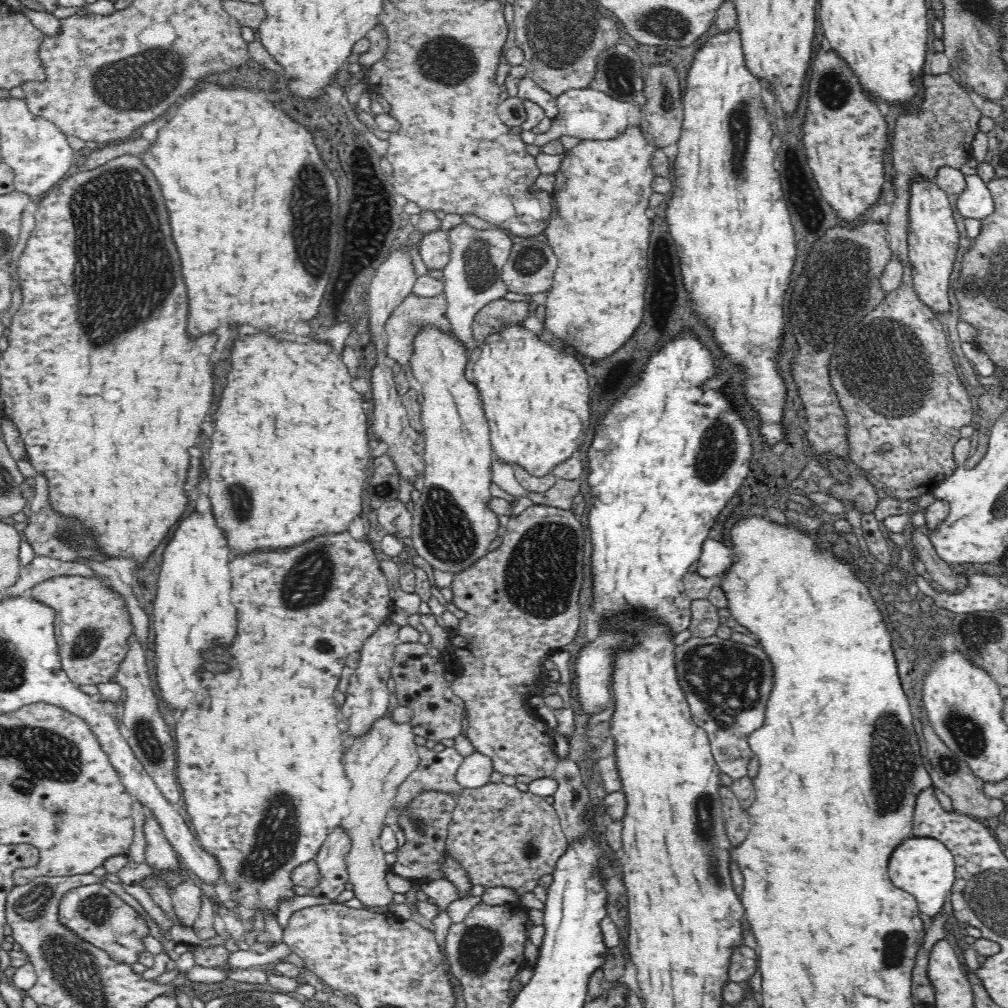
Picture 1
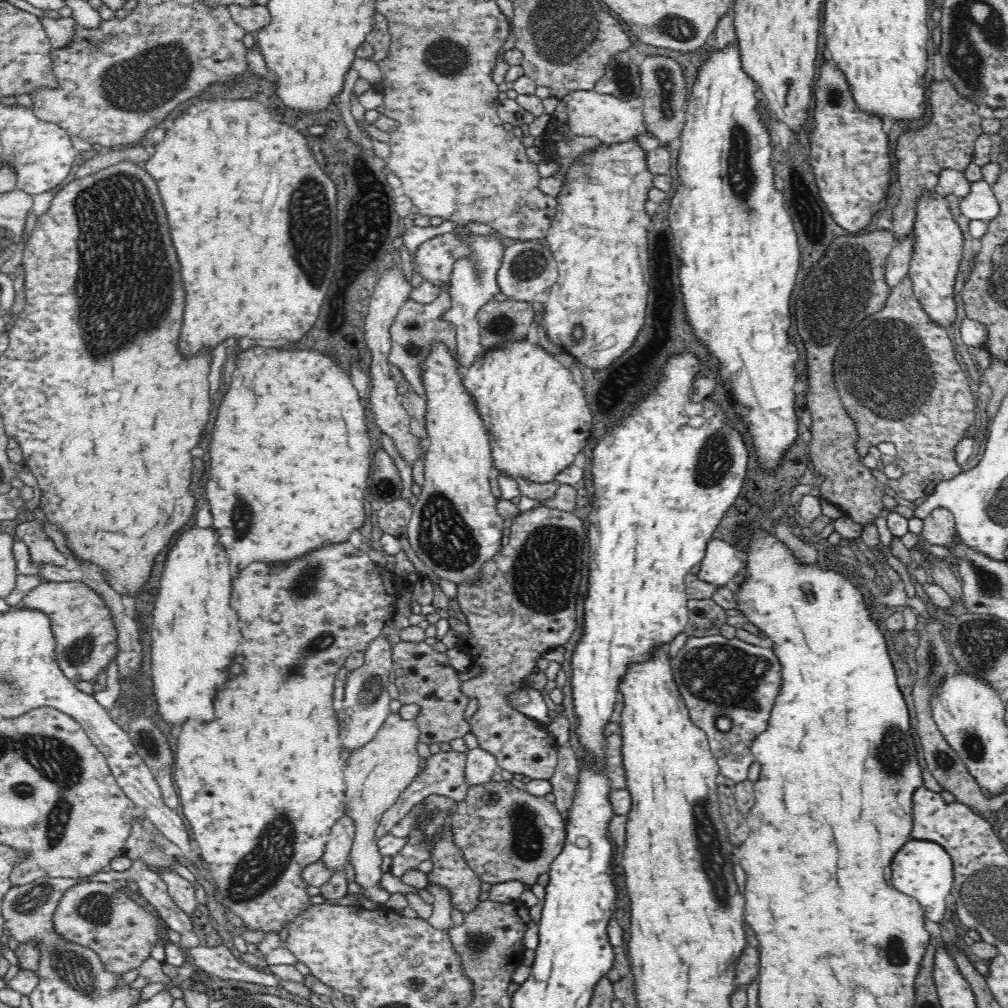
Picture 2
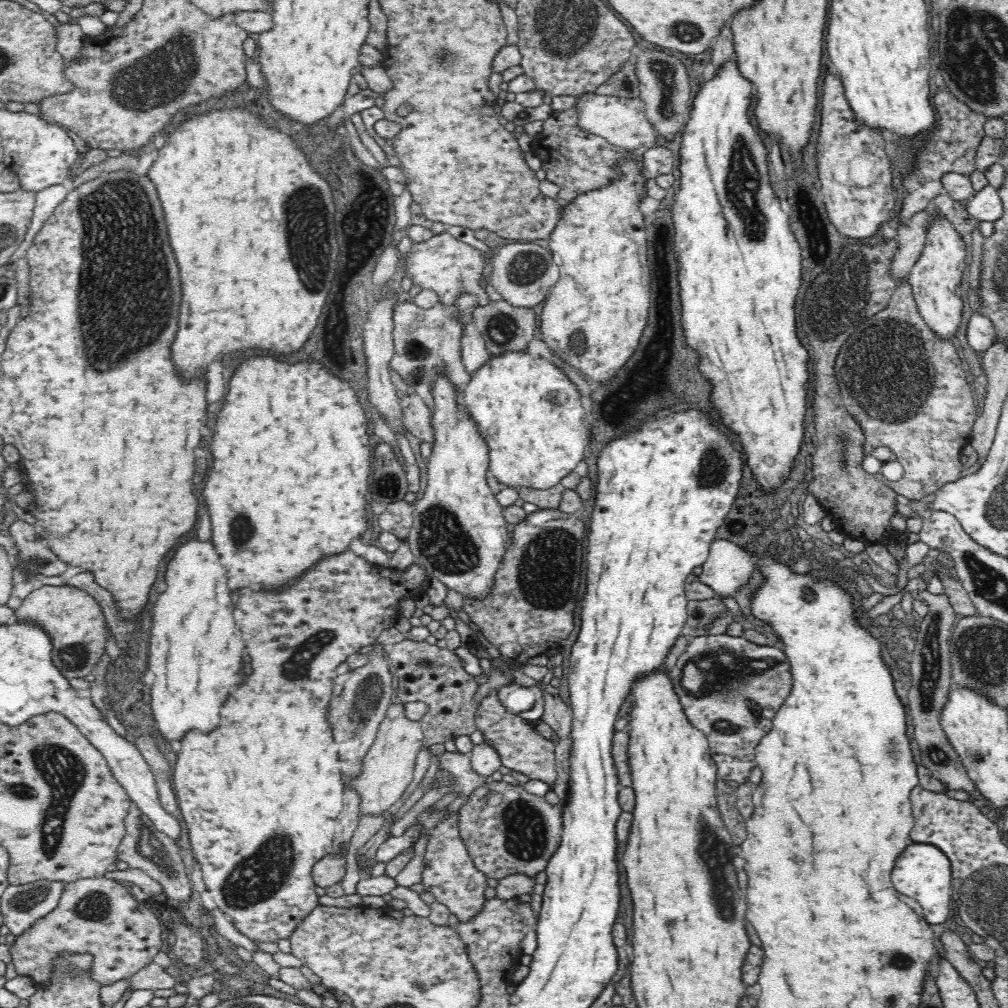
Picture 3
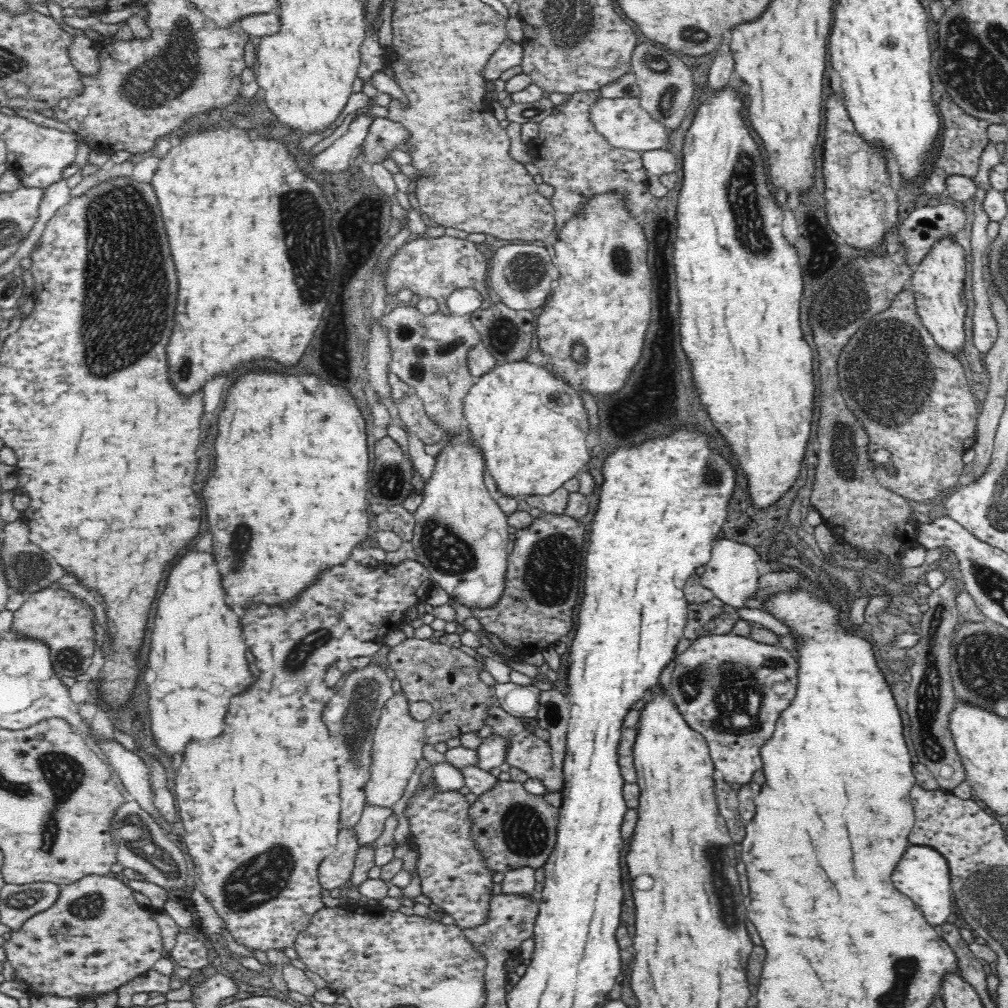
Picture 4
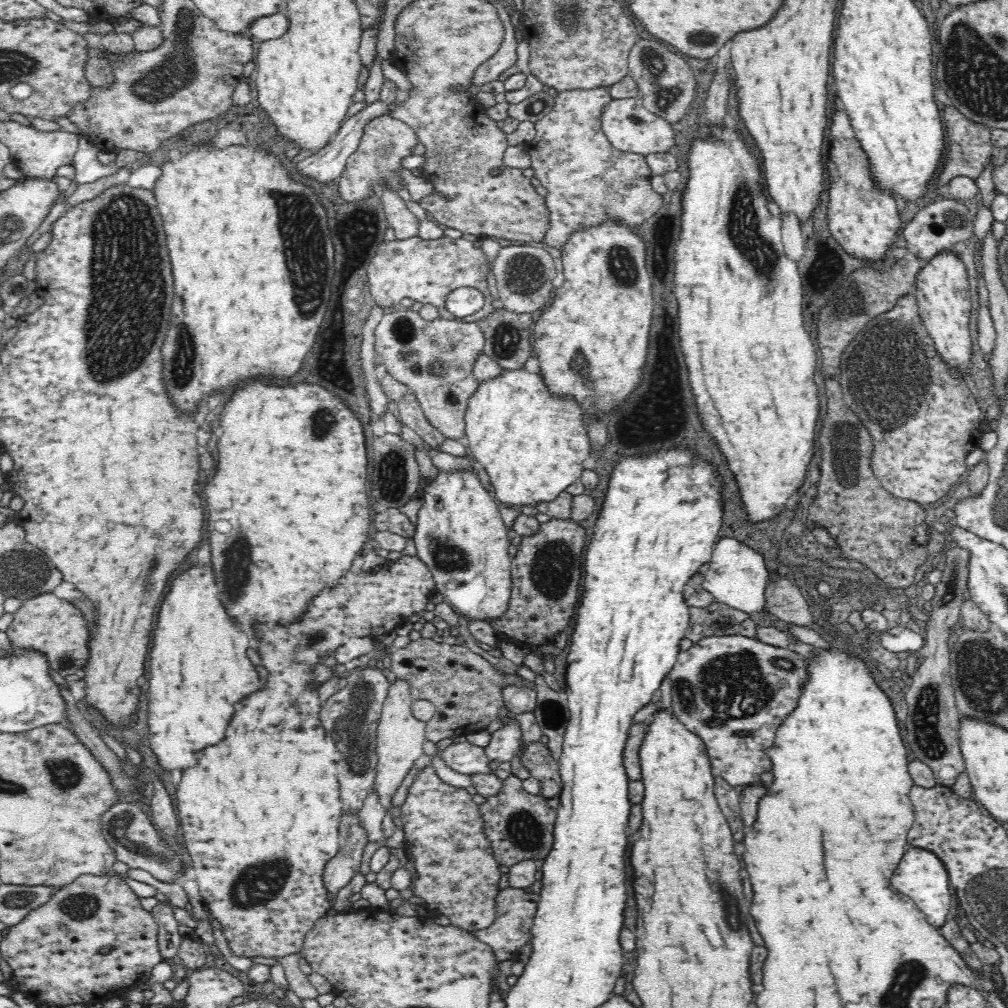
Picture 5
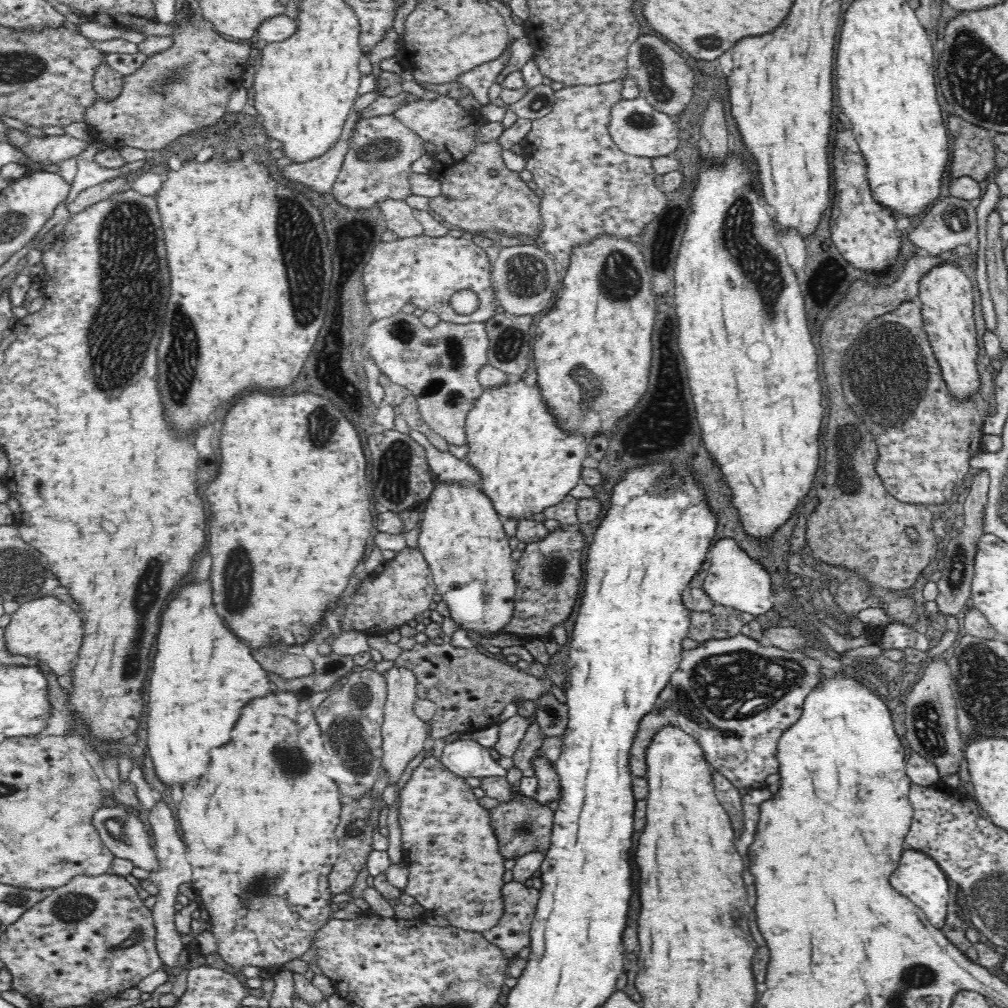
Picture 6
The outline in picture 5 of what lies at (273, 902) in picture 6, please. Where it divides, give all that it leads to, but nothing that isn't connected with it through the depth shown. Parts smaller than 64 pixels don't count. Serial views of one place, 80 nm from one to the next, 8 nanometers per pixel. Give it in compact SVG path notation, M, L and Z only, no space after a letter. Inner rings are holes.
M401 556L396 562L389 563L390 570L380 570L377 572L363 571L348 572L340 576L338 584L330 590L322 590L316 594L314 602L302 616L302 620L294 622L292 626L280 626L280 624L270 624L270 622L258 622L254 626L256 638L260 642L258 652L262 658L262 666L268 670L268 682L264 682L262 690L250 694L238 706L234 708L234 718L230 718L230 726L226 730L226 738L218 746L208 746L198 754L198 766L194 770L182 771L181 780L176 792L176 810L179 818L179 826L183 832L185 850L192 859L191 877L195 879L200 887L200 894L209 906L211 916L220 922L220 930L226 936L229 947L234 954L250 958L250 956L264 956L264 958L274 958L274 956L288 956L288 954L300 953L302 950L302 938L306 932L314 926L314 922L324 916L331 908L328 899L332 896L324 886L322 876L325 865L337 854L339 846L339 826L342 820L342 800L338 792L338 780L330 772L314 772L322 768L314 768L314 760L320 754L338 754L334 742L328 742L326 731L318 714L324 703L320 701L320 684L315 682L311 675L314 665L317 665L324 656L332 654L338 650L348 639L371 637L381 639L395 627L405 622L410 614L424 610L430 600L430 596L436 591L435 582L429 568L416 556Z

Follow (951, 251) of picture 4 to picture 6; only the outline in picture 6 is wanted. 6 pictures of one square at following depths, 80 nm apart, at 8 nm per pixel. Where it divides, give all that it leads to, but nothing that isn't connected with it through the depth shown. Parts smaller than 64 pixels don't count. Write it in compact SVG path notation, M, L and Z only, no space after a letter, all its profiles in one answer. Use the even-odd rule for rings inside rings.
M949 262L933 266L920 280L917 300L921 305L924 330L940 363L950 393L959 400L976 394L980 376L976 371L979 350L974 327L974 292L965 270L962 266Z

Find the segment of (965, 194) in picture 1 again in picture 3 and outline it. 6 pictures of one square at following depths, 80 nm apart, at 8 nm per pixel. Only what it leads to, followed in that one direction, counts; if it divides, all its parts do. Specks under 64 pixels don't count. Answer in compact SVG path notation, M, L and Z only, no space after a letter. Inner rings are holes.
M990 184L982 186L980 190L967 199L964 209L970 217L977 221L994 222L1002 216L1002 201L996 192L996 188Z

